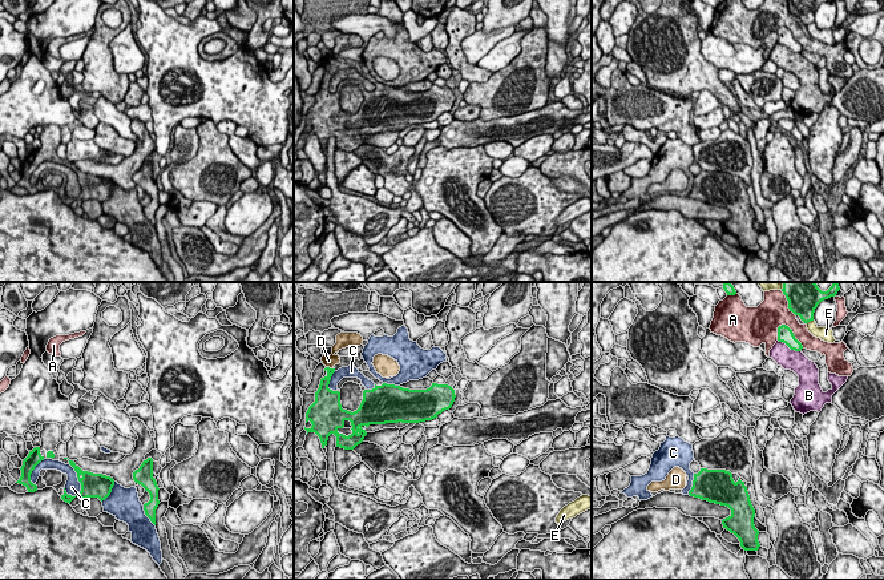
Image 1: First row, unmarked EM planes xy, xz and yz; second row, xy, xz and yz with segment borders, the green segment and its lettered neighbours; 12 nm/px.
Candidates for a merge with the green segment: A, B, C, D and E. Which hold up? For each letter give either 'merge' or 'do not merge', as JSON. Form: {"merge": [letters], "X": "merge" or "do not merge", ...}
{"merge": ["D"], "A": "do not merge", "B": "do not merge", "C": "do not merge", "D": "merge", "E": "do not merge"}

